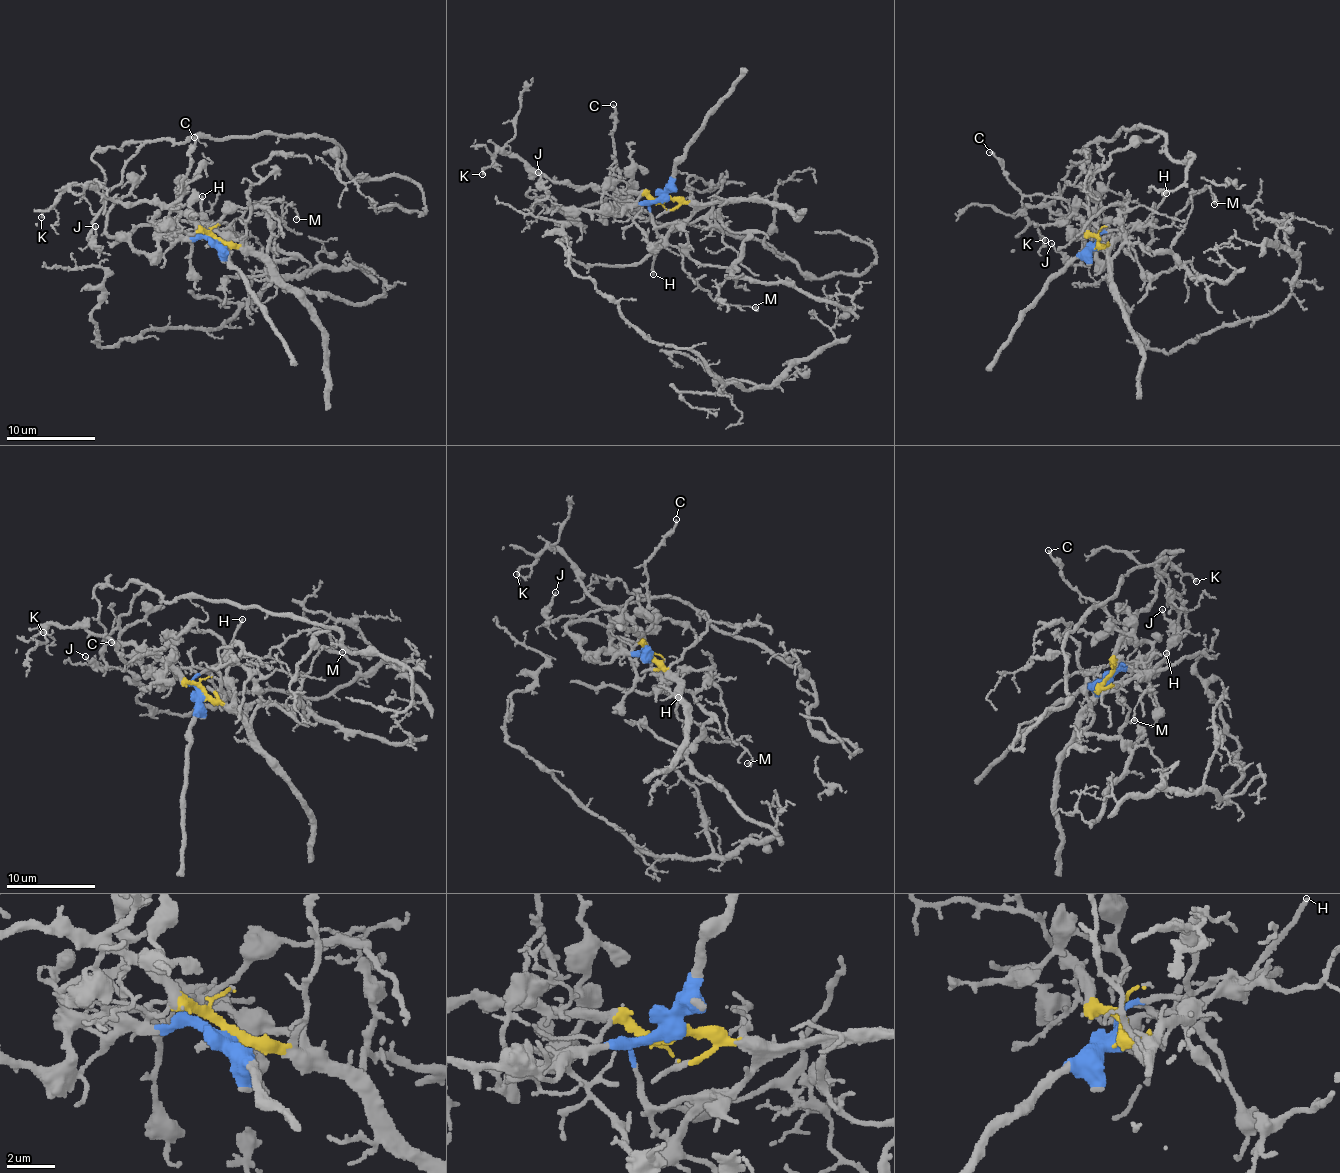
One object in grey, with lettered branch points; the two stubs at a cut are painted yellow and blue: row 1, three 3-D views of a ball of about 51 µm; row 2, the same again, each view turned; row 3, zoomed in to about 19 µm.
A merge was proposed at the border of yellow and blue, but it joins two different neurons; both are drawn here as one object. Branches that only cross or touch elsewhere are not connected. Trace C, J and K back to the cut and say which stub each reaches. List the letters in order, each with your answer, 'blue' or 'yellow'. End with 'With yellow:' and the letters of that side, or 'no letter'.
C: yellow
J: blue
K: yellow
With yellow: C, K

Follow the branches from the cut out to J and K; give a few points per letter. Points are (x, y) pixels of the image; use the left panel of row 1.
J: (216, 240), (163, 236), (152, 254), (138, 254), (106, 233), (104, 208), (89, 239), (96, 250), (96, 225)
K: (216, 240), (171, 209), (149, 202), (112, 201), (94, 189), (81, 185), (68, 185), (58, 201), (40, 218)

